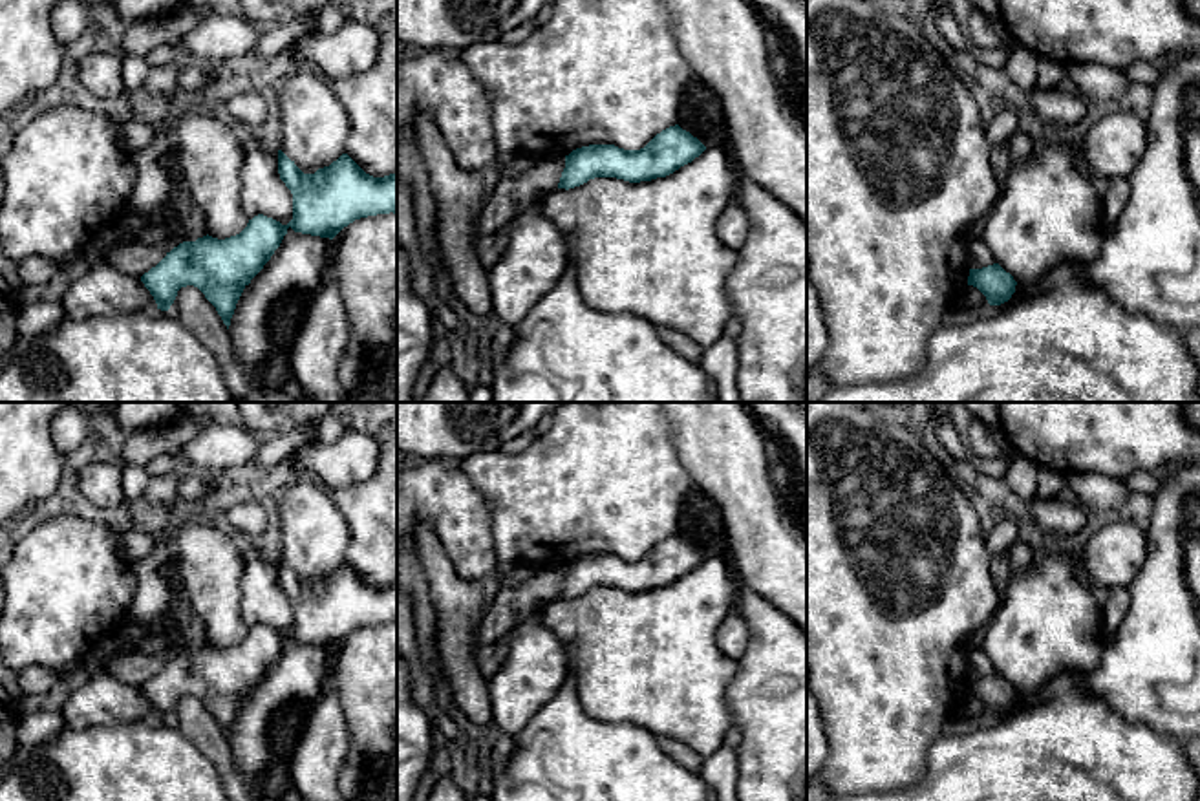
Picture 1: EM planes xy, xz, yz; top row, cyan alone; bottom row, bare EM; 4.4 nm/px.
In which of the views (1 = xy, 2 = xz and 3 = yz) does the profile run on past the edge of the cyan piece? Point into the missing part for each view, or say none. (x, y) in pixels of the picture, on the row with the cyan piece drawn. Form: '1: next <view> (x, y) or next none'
1: next none
2: next none
3: next none

